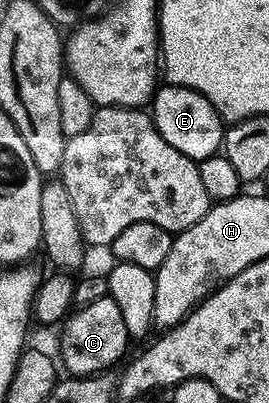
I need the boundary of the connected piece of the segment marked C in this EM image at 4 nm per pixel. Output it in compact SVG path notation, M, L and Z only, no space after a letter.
M105 297L80 307L64 323L64 330L59 362L66 375L74 378L95 378L109 372L112 366L120 367L126 361L125 353L129 350L131 339L127 332L127 323L123 320L123 312L119 312L119 304L115 304L113 298Z

